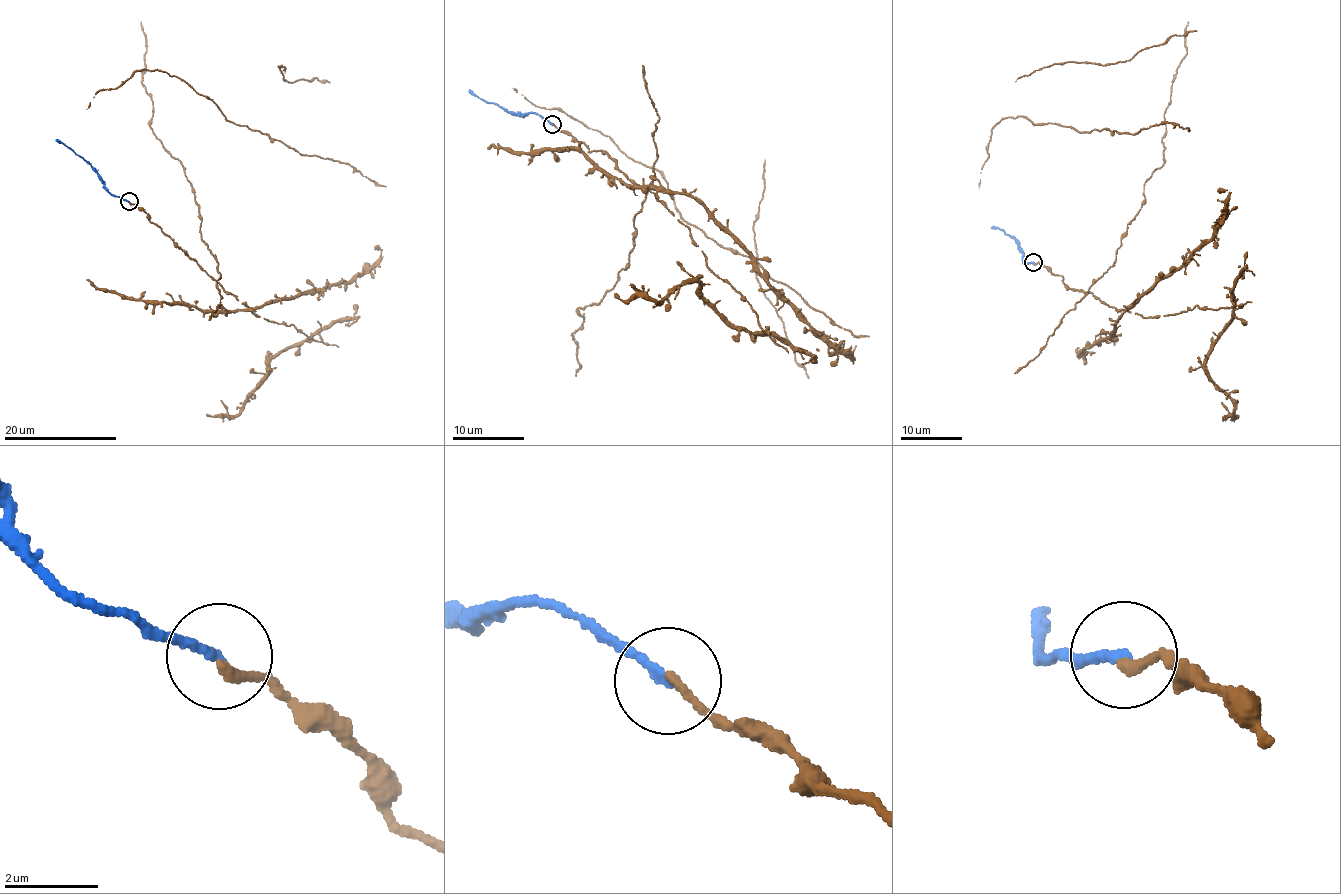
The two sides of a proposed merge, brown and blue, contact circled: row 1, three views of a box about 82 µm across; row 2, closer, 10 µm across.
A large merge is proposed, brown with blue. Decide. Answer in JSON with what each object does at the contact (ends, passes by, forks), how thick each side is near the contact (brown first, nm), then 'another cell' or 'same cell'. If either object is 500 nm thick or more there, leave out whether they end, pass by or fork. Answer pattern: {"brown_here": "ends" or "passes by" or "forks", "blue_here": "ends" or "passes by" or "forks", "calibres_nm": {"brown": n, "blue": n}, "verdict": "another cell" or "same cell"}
{"brown_here": "ends", "blue_here": "ends", "calibres_nm": {"brown": 200, "blue": 180}, "verdict": "same cell"}

